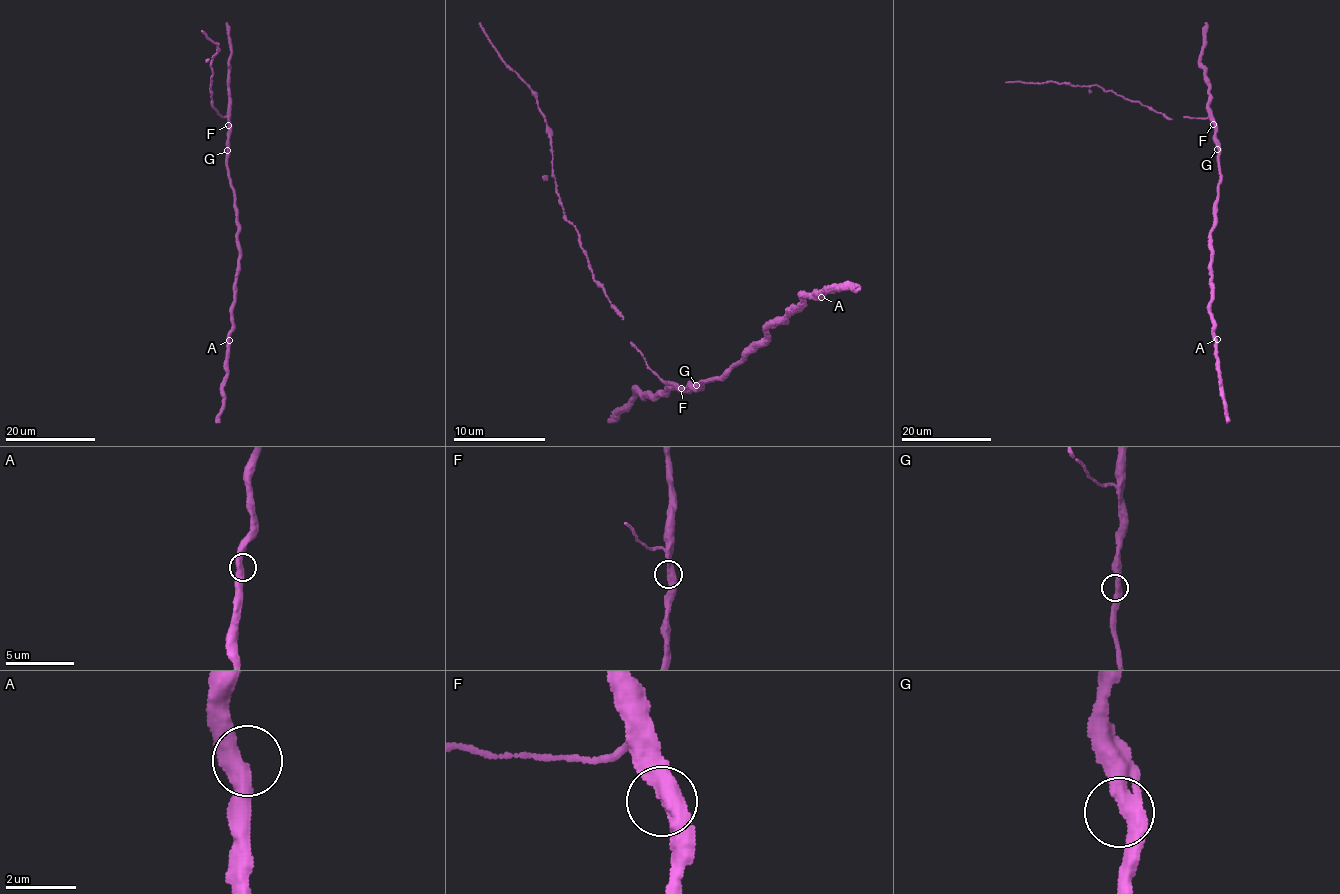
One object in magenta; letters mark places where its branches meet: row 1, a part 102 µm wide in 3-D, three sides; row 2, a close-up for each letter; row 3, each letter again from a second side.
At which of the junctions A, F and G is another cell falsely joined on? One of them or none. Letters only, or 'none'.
none

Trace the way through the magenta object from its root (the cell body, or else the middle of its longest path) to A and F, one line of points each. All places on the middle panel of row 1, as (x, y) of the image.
A: (707, 381), (767, 338), (766, 329), (794, 313), (806, 301), (802, 297), (818, 291), (821, 297)
F: (707, 381), (693, 391), (691, 385), (684, 390), (680, 387)

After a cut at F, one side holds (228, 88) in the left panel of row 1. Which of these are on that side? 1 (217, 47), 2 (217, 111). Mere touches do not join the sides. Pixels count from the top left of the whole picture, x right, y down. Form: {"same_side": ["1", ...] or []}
{"same_side": []}

